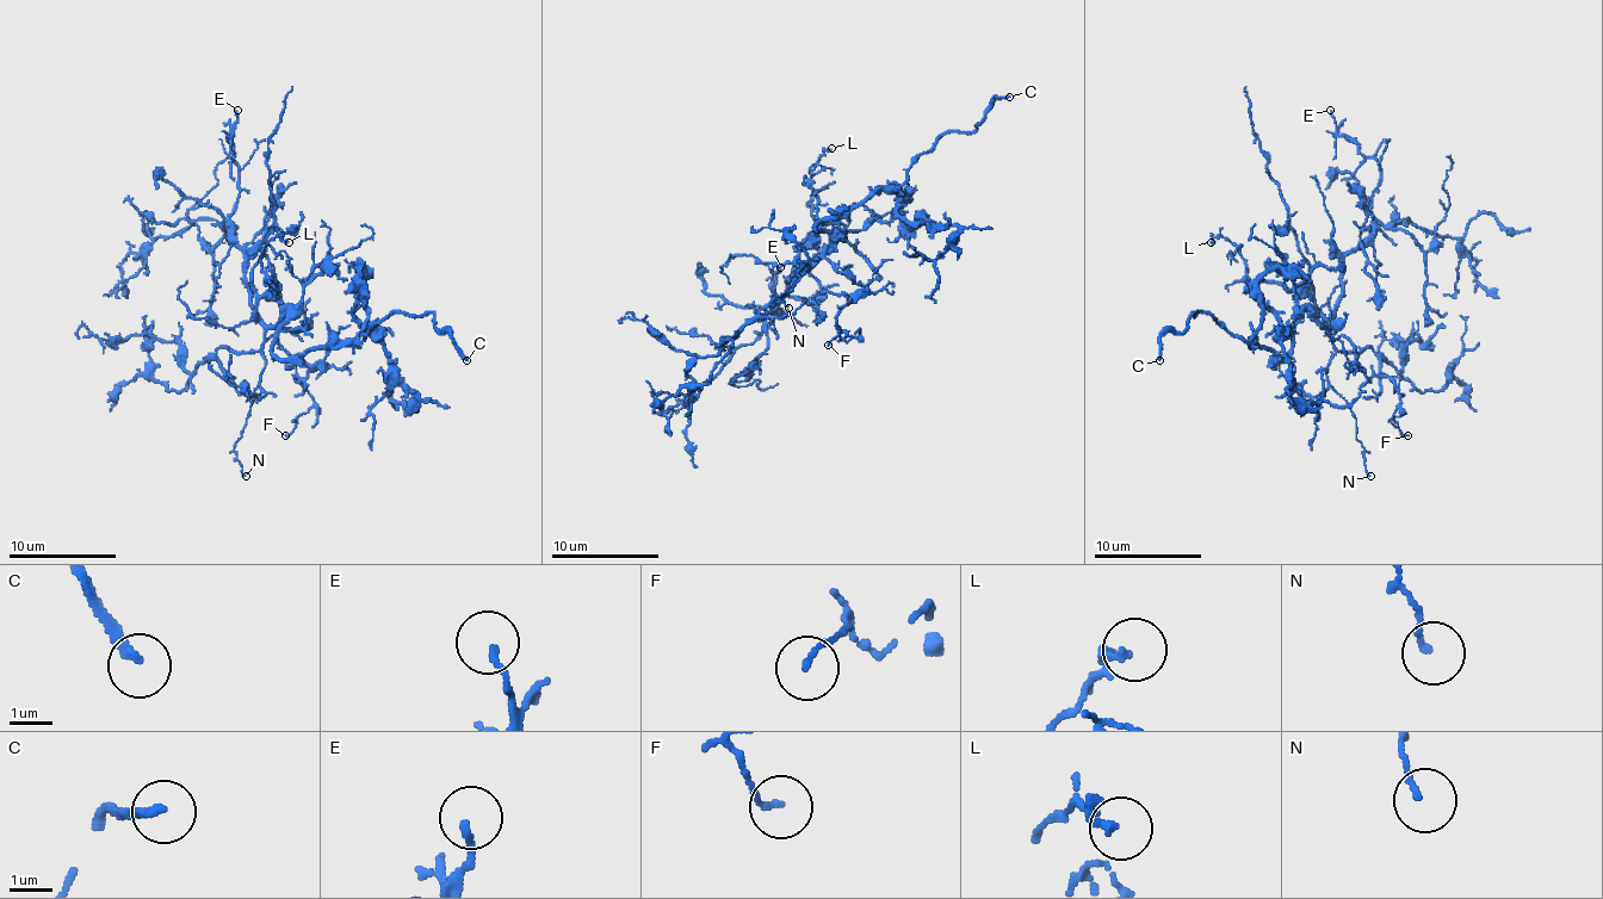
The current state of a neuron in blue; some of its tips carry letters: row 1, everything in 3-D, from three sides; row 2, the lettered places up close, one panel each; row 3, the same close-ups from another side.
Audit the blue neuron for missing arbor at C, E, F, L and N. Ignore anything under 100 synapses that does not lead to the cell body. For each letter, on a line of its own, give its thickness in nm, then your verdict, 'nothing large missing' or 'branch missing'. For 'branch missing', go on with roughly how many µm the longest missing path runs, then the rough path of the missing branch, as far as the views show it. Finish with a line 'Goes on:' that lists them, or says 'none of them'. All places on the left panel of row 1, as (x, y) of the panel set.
C: 220 nm thick; branch missing; about 120 µm are missing
E: 140 nm thick; nothing large missing
F: 120 nm thick; nothing large missing
L: 200 nm thick; nothing large missing
N: 130 nm thick; nothing large missing
Goes on: C

